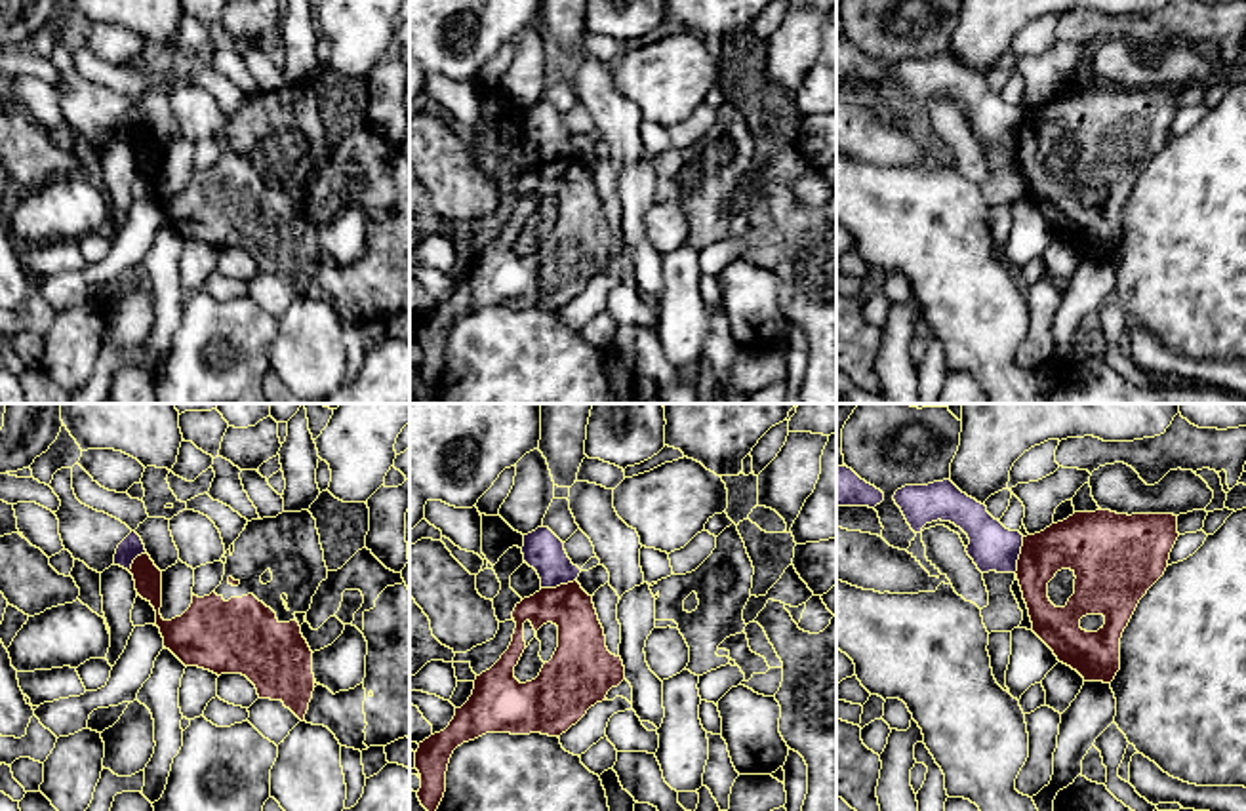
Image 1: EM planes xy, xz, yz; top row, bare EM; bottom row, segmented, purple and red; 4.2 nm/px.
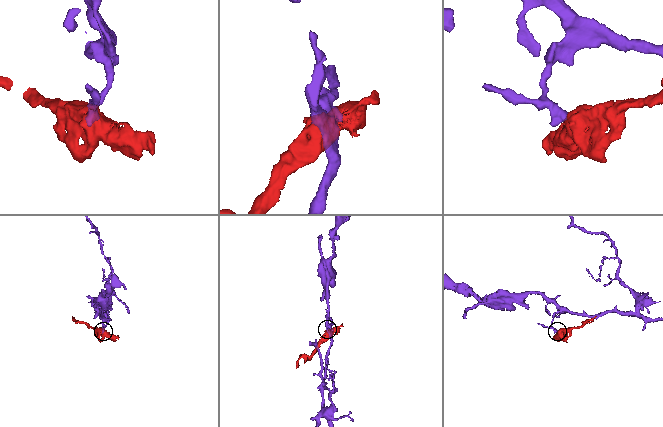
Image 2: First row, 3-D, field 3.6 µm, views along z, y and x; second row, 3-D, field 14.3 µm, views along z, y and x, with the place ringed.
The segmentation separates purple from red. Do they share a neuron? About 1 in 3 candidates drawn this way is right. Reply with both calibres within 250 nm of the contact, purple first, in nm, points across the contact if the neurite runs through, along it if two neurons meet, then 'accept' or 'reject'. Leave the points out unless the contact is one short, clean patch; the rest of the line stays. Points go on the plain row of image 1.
170/190 nm | along xz (576, 153), (542, 162) | reject

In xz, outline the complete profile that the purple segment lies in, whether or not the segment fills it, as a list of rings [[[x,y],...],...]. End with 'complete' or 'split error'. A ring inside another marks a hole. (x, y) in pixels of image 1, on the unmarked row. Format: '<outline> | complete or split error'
[[[543,99],[524,109],[522,128],[524,135],[537,145],[541,162],[573,156],[581,147],[568,131],[564,116]]] | complete

